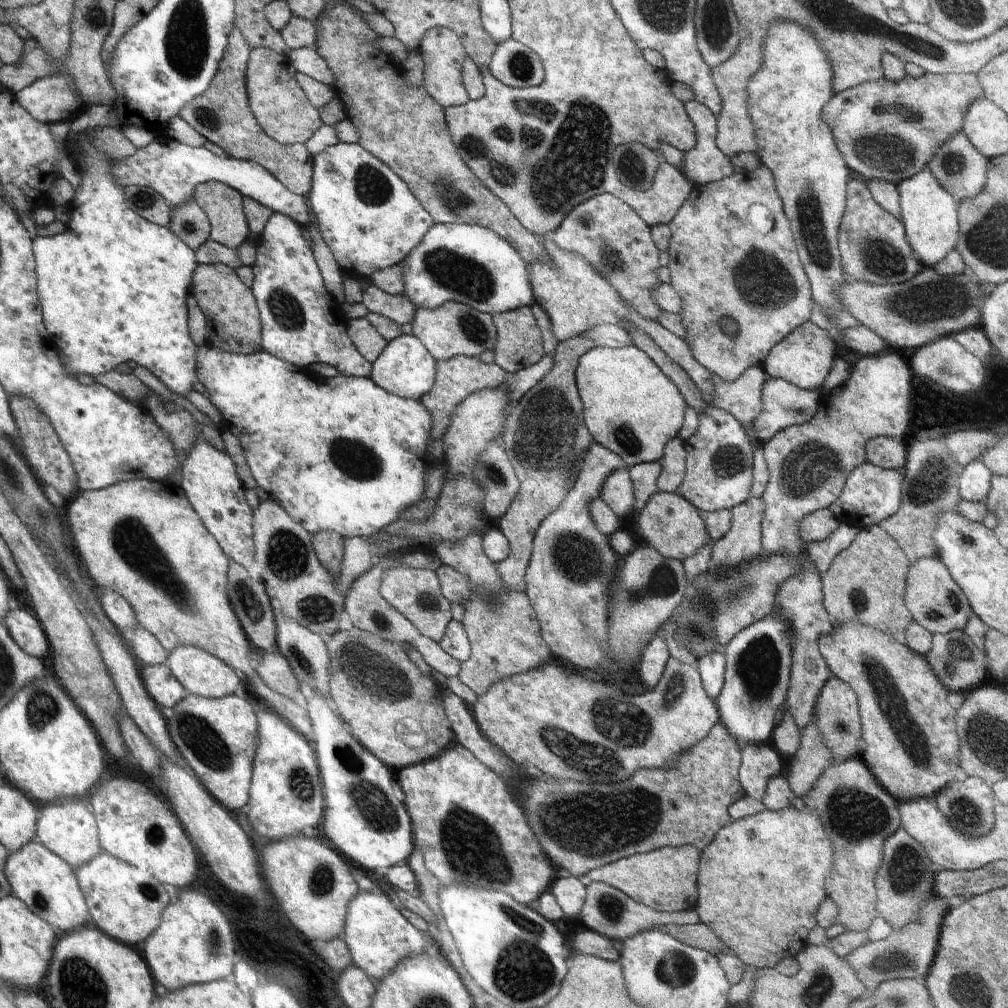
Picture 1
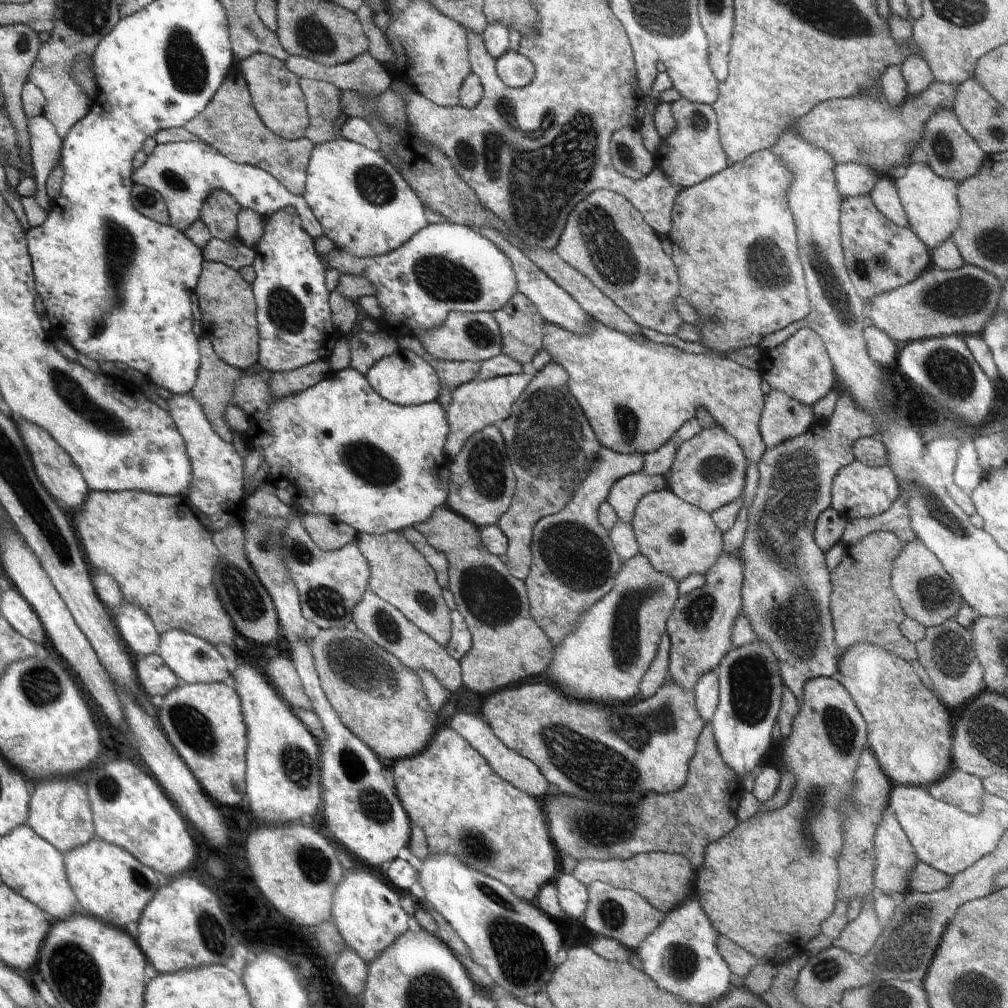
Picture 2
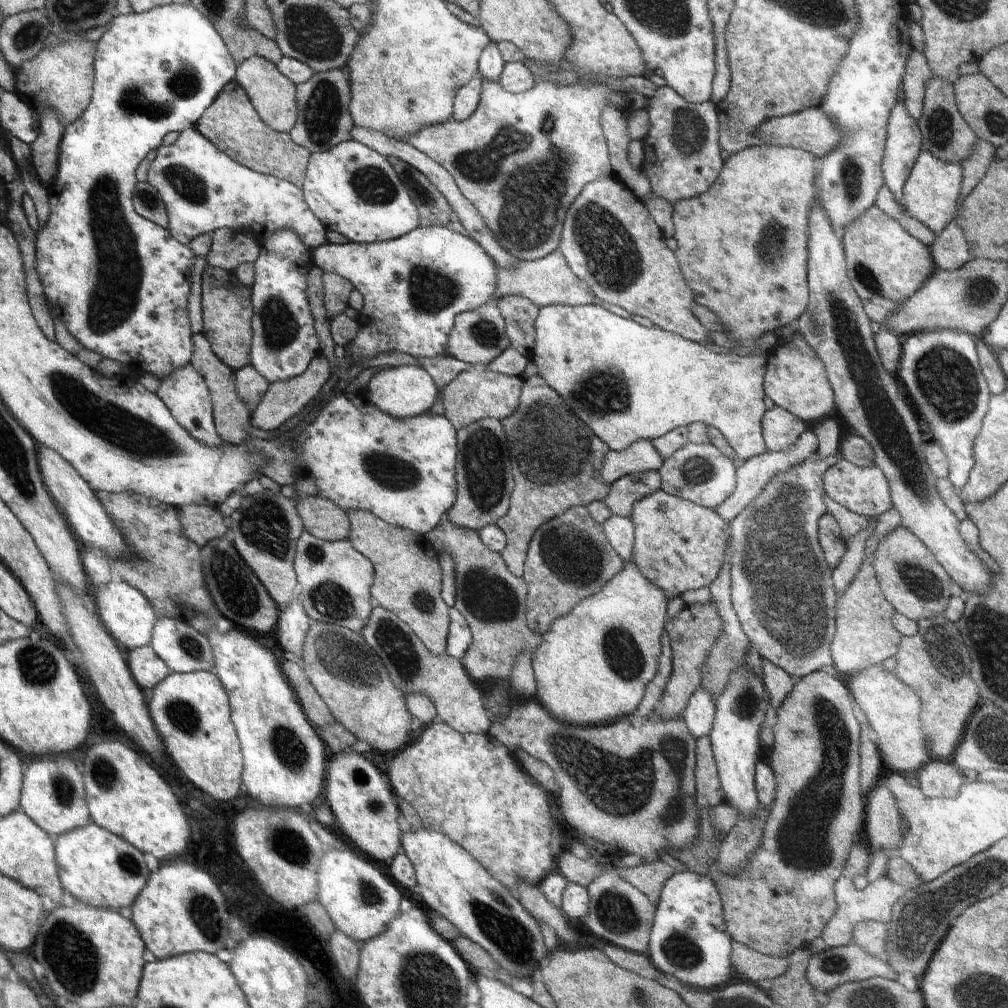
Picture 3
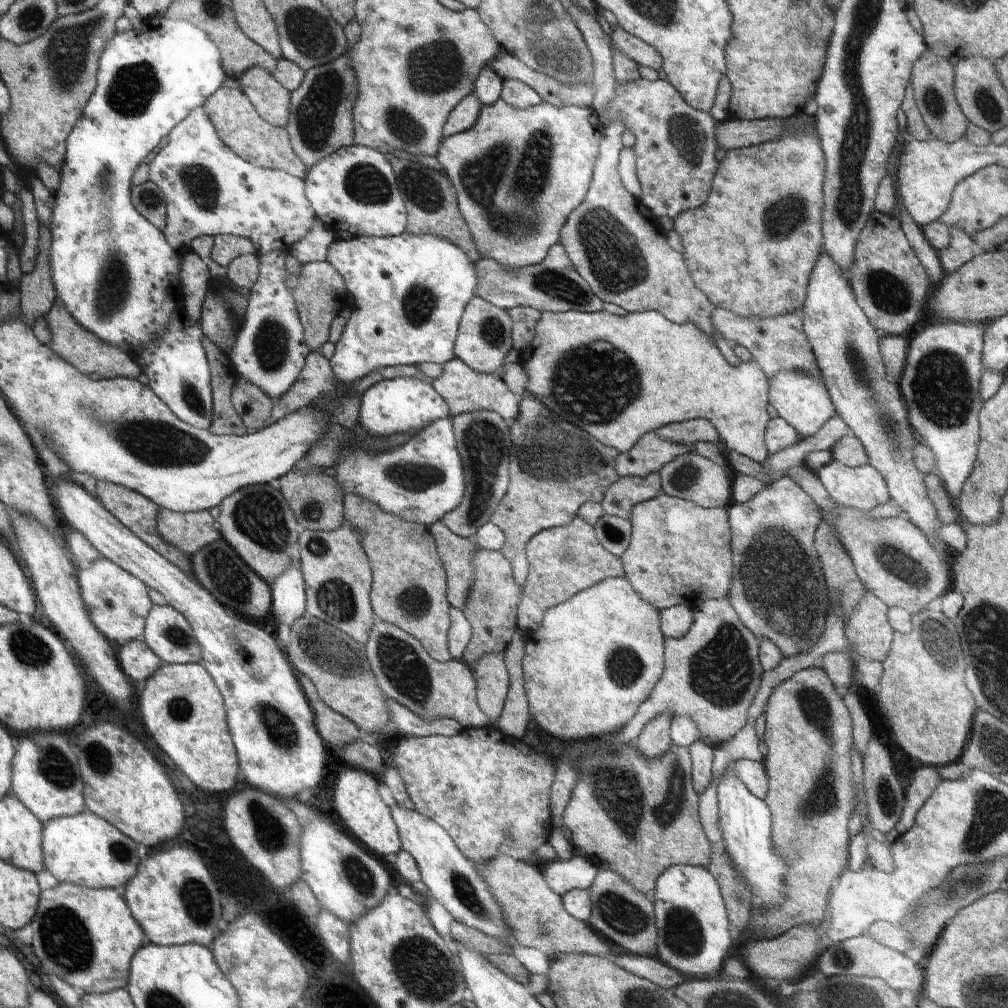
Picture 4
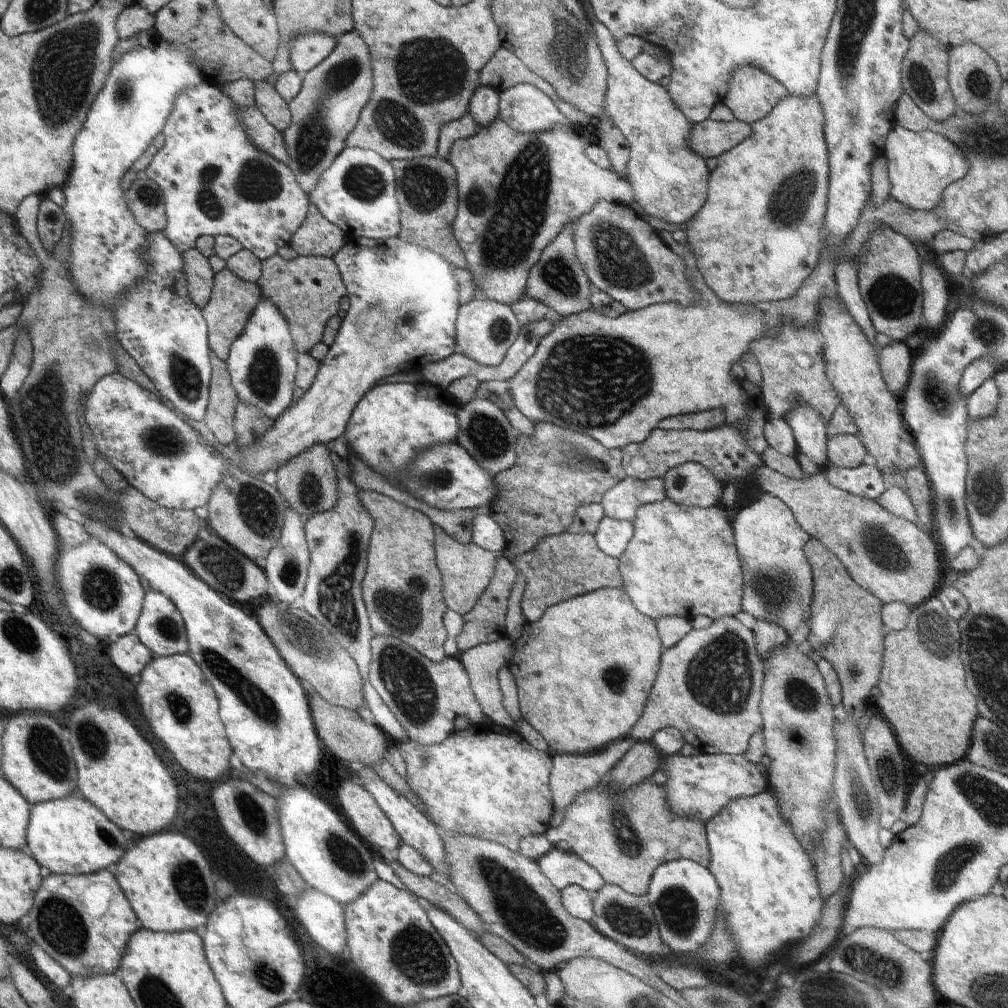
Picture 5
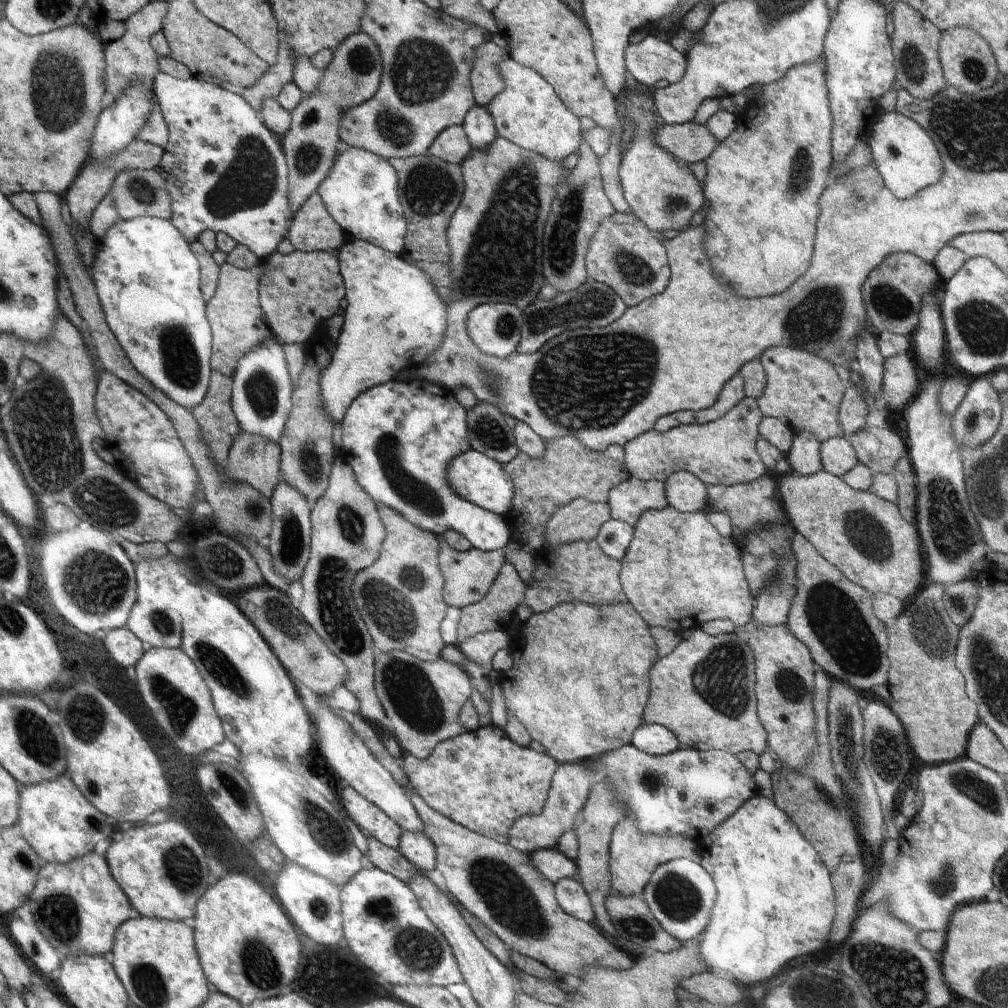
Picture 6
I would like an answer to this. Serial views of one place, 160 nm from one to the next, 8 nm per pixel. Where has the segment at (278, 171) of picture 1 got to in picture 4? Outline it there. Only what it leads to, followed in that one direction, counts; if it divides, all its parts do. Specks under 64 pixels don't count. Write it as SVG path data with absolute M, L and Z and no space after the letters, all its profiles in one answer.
M220 87L214 94L211 94L203 108L212 121L218 138L234 154L242 157L242 160L262 167L284 171L293 177L304 180L308 174L304 161L294 152L288 131L285 128L267 123L248 100L248 97L237 88Z

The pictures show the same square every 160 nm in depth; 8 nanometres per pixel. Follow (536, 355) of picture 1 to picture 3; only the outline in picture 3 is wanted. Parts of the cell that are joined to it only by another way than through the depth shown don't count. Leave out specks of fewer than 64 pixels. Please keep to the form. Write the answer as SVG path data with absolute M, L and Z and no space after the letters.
M508 294L493 302L501 310L501 315L505 320L509 346L532 360L535 345L534 323L538 318L540 308L527 298L518 295Z

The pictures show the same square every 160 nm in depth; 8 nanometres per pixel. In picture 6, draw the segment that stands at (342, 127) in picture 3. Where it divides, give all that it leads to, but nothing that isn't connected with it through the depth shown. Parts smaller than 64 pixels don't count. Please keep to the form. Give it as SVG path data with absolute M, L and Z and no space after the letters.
M362 30L347 36L335 48L329 66L322 72L315 93L304 95L299 105L291 110L290 128L280 142L288 167L288 198L293 216L330 174L335 158L340 153L339 126L343 113L350 107L364 104L378 92L383 73L379 46Z

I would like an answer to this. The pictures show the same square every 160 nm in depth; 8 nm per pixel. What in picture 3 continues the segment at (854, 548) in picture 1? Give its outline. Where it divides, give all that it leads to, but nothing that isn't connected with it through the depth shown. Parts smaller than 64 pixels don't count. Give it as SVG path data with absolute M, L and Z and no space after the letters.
M892 508L884 514L875 517L875 525L871 528L863 550L864 558L859 571L851 580L849 587L837 595L835 606L836 632L831 644L833 666L838 674L847 679L870 664L883 663L886 658L895 656L898 652L902 635L894 628L891 618L896 612L895 608L886 600L879 587L879 582L873 567L875 552L883 537L903 526L900 513Z

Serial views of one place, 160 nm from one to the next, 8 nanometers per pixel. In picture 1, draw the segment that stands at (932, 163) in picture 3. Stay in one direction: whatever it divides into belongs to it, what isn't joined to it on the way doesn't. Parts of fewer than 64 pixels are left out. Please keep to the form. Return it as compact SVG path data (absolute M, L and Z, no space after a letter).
M928 170L917 172L909 179L897 184L900 197L902 224L906 229L906 240L925 267L934 268L945 256L955 249L959 233L957 210L959 200L955 199Z

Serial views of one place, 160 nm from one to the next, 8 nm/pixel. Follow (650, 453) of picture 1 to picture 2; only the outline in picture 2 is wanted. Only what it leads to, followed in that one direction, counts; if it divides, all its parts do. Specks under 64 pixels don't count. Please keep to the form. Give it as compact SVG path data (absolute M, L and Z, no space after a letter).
M593 320L591 332L580 336L545 322L543 347L553 356L554 362L567 372L569 391L580 403L602 447L623 455L653 453L666 444L685 422L696 416L698 407L704 407L717 424L742 445L748 462L758 463L767 449L759 431L765 401L763 378L756 369L743 367L726 357L715 359L708 354L687 353L673 345L655 344L644 336L634 339L596 320Z

